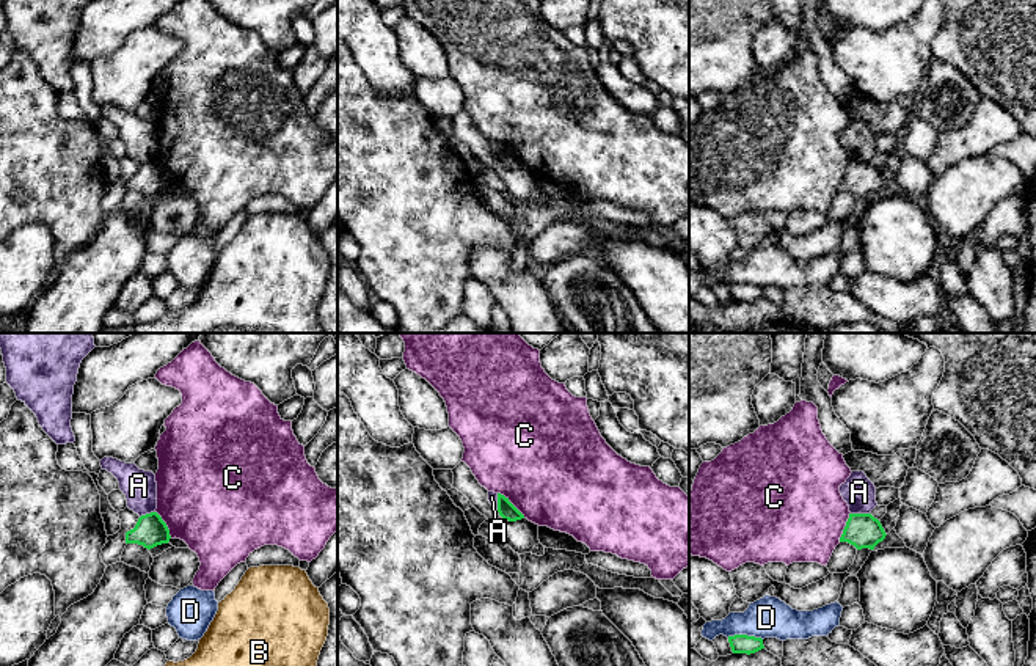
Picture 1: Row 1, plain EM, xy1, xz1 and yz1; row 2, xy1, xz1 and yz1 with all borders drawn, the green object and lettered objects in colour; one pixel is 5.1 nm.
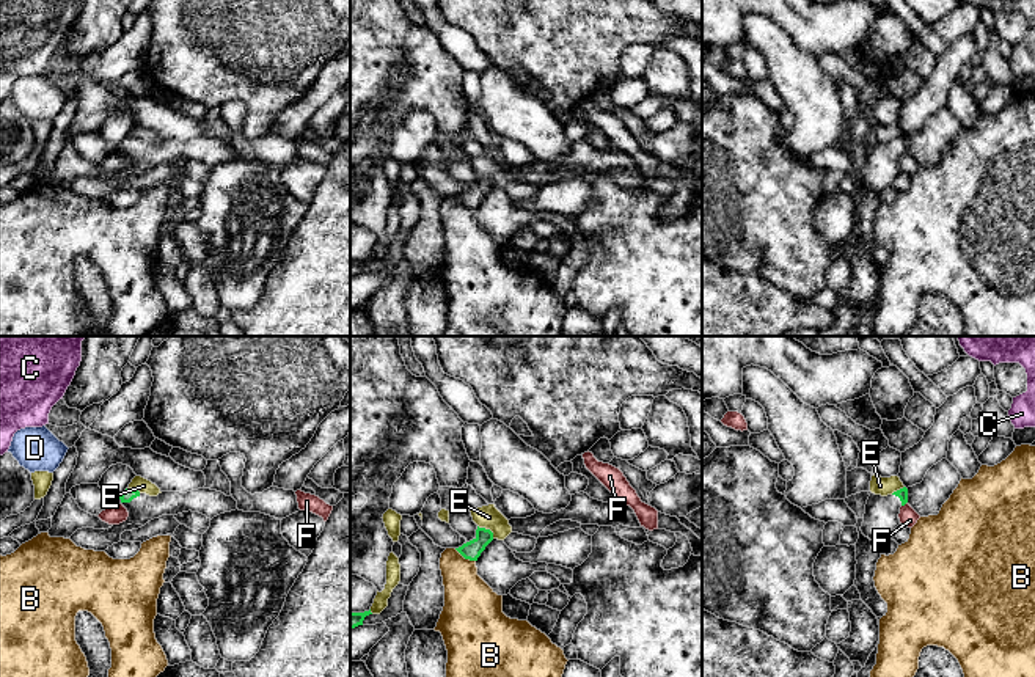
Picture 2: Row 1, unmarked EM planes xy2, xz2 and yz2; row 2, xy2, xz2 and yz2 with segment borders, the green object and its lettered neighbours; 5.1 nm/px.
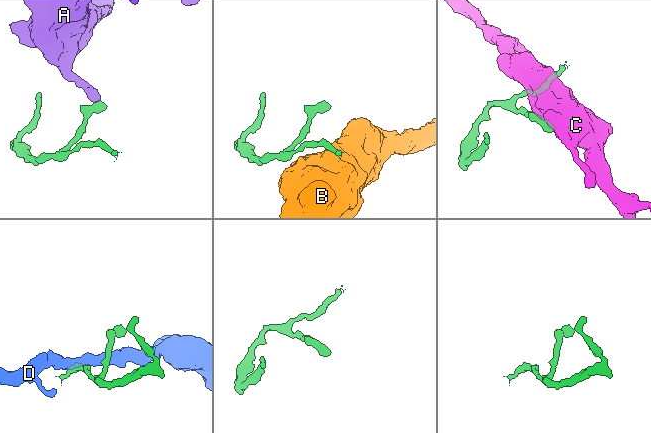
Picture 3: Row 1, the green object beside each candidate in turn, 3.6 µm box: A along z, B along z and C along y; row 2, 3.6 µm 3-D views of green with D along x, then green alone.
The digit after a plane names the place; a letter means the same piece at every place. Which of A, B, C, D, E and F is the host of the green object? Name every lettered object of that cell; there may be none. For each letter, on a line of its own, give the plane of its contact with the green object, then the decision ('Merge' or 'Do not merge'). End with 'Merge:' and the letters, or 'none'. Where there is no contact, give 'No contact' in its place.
A: Touches green in yz1. Do not merge
B: Touches green in xz2. Do not merge
C: Touches green in xz1. Do not merge
D: Touches green in yz1. Do not merge
E: Touches green in xz2. Do not merge
F: Touches green in yz2. Do not merge
Merge: none

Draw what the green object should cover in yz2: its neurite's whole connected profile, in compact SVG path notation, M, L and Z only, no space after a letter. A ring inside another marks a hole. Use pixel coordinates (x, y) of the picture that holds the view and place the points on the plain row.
M903 135L892 143L881 145L870 141L861 179L865 185L878 193L892 187L895 176L900 173L900 156L908 151L908 137Z

